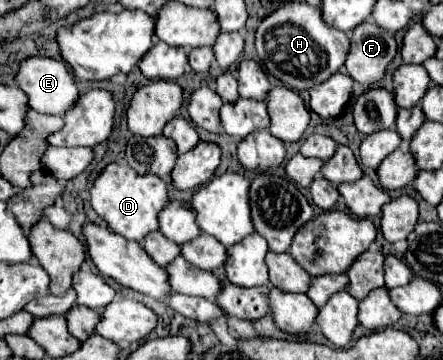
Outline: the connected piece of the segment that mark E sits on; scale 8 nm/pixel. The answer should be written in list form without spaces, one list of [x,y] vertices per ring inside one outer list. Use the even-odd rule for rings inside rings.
[[[43,56],[27,58],[19,68],[17,84],[29,96],[29,106],[43,114],[63,116],[67,110],[73,108],[75,100],[81,96],[81,90],[77,88],[67,64],[63,60],[55,60],[55,58],[43,58]]]

